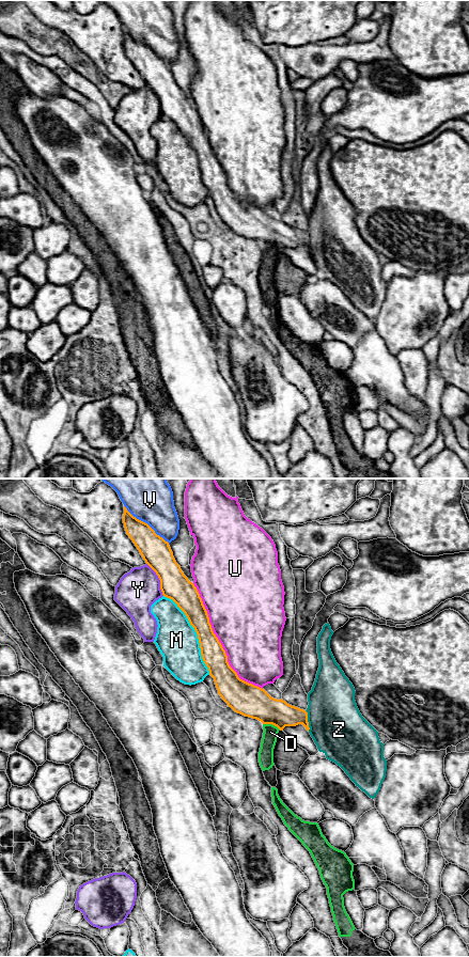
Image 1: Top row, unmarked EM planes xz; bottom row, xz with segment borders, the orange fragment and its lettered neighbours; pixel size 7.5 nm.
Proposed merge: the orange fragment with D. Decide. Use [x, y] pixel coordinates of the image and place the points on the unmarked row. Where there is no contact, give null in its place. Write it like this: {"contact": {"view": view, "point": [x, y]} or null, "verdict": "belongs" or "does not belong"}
{"contact": {"view": "xz", "point": [271, 245]}, "verdict": "does not belong"}

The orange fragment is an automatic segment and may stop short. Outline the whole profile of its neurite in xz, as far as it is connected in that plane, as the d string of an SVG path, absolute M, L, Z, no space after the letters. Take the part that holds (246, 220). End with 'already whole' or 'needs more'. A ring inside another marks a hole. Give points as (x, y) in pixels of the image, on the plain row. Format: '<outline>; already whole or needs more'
M124 28L123 45L145 84L160 101L162 116L172 121L194 150L204 185L214 200L218 216L235 234L272 246L280 252L302 246L309 253L308 234L271 219L264 210L240 201L230 188L228 177L213 153L207 132L192 104L184 96L162 59Z; already whole

